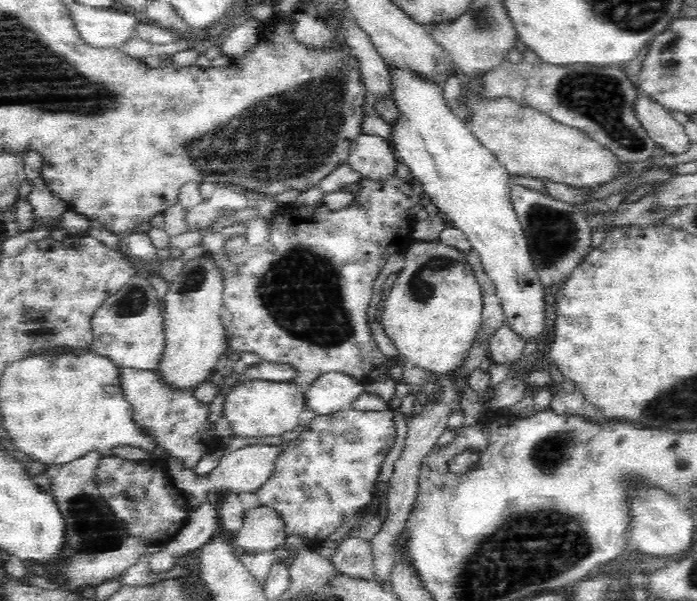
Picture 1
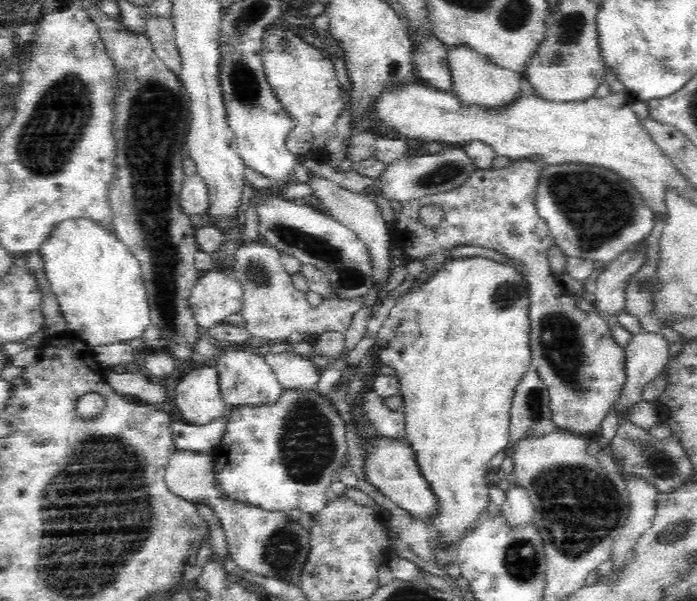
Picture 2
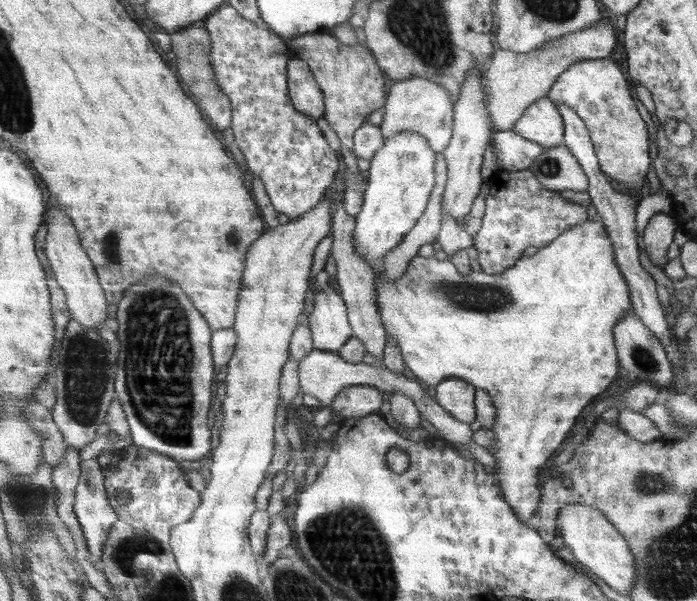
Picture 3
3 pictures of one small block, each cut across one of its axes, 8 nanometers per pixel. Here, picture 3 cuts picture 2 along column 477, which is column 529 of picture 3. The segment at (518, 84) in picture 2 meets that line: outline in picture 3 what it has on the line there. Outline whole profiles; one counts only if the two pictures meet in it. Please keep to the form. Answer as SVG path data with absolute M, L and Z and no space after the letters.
M601 18L597 23L583 29L545 41L545 45L539 45L539 48L528 53L514 53L501 49L493 51L493 58L484 70L483 82L485 89L489 91L487 109L491 113L493 125L498 131L512 130L525 107L538 98L545 97L565 67L574 66L575 62L587 62L589 59L613 57L613 48L617 46L616 34L616 29L609 24L609 20Z

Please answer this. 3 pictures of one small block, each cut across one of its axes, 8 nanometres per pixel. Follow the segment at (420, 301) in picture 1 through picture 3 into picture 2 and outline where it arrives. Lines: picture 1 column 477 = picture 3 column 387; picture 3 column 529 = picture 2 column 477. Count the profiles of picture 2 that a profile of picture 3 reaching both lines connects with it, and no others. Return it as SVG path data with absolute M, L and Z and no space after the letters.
M482 256L464 257L457 259L446 259L446 262L434 270L428 281L422 286L414 285L410 292L403 294L391 308L388 318L383 322L376 335L376 342L368 350L369 354L380 361L383 367L390 367L396 371L397 380L401 386L403 395L403 409L406 416L406 438L410 441L410 446L414 449L416 460L422 476L426 478L431 490L434 490L435 497L438 498L438 514L436 514L435 536L438 540L446 541L449 544L456 541L456 544L475 528L485 516L486 508L489 505L489 483L486 480L486 470L490 466L490 460L506 450L510 438L510 418L512 401L515 398L515 391L525 378L531 368L532 355L530 345L530 287L526 278L522 277L522 271L512 264L501 264L492 259Z

